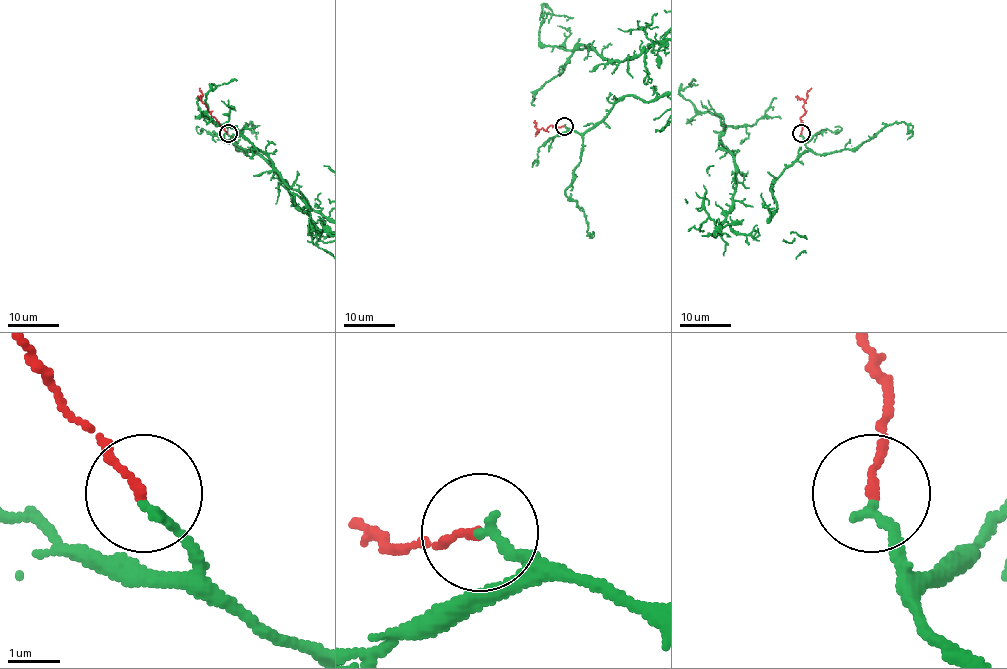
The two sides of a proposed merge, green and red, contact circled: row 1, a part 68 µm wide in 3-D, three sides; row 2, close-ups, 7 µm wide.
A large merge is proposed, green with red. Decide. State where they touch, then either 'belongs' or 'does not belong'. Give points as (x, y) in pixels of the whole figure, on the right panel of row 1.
at (801, 133); belongs

